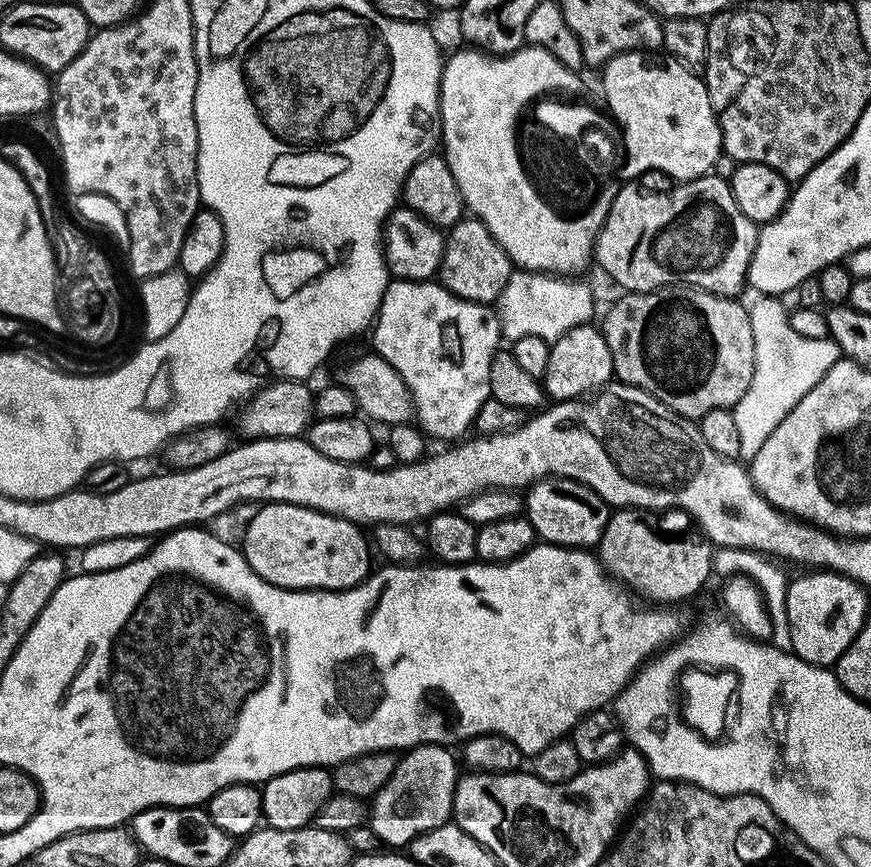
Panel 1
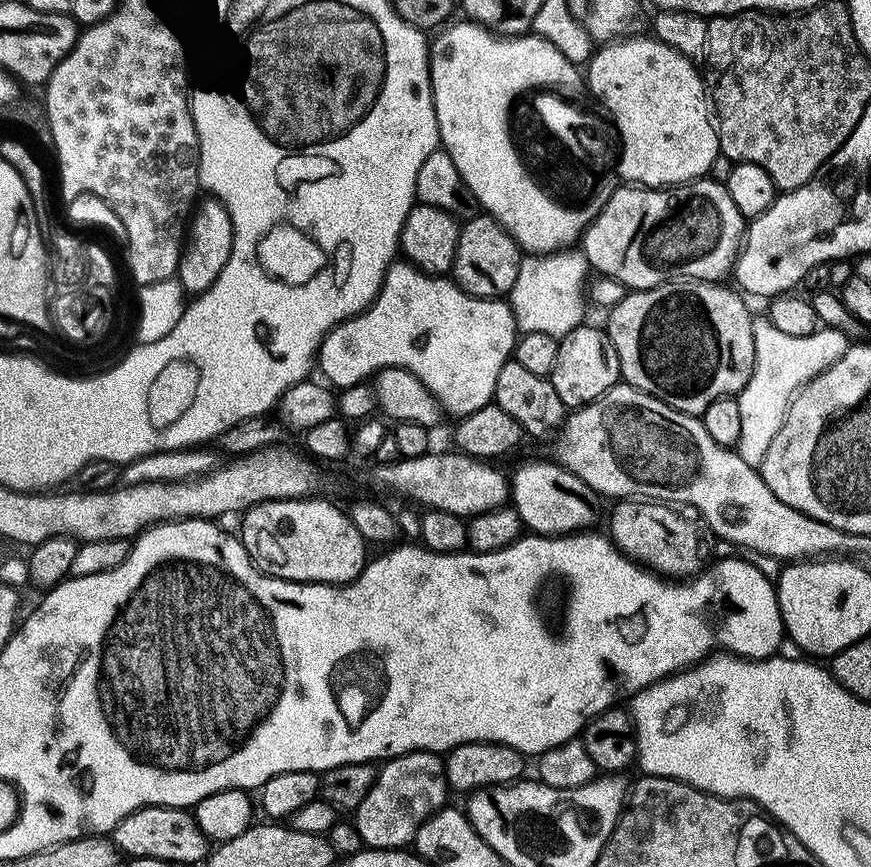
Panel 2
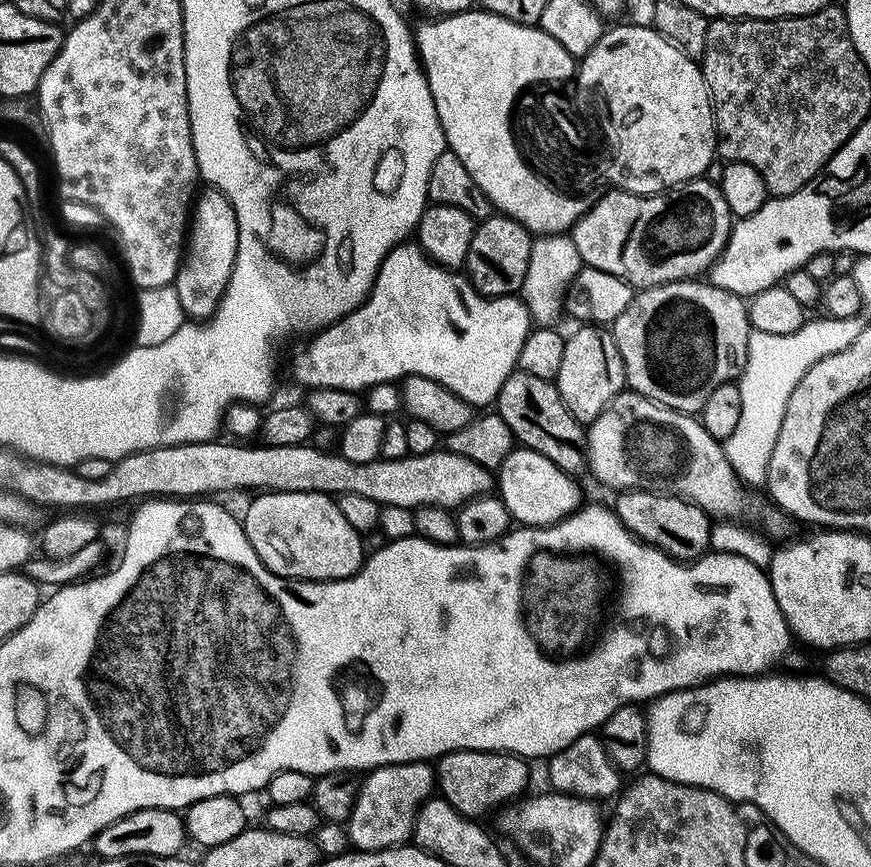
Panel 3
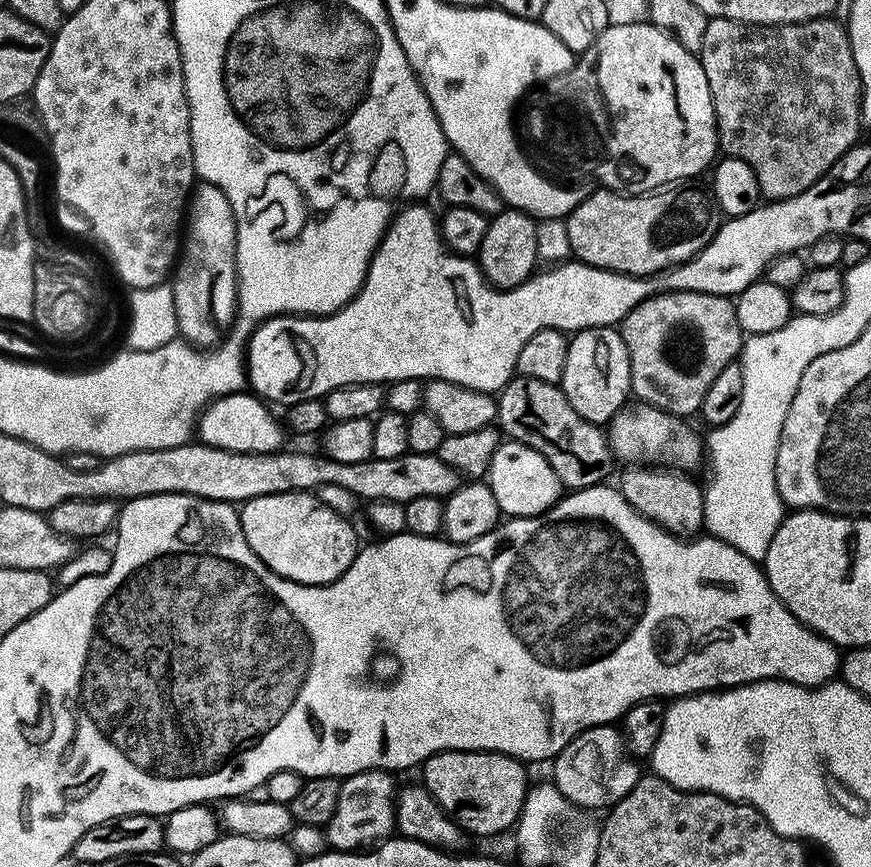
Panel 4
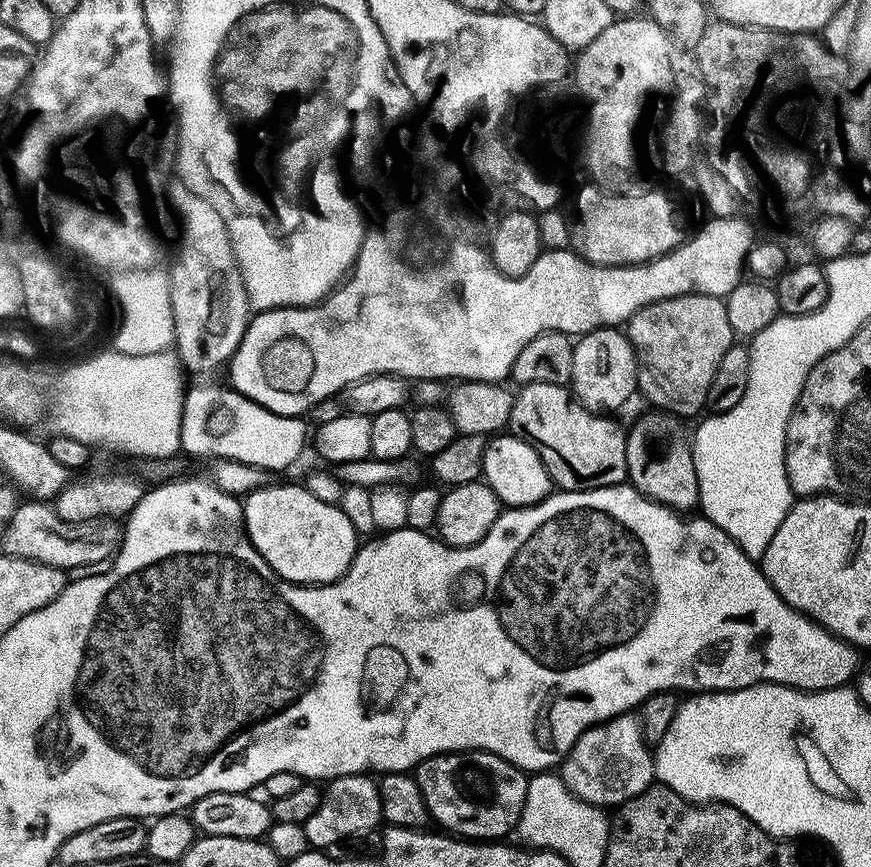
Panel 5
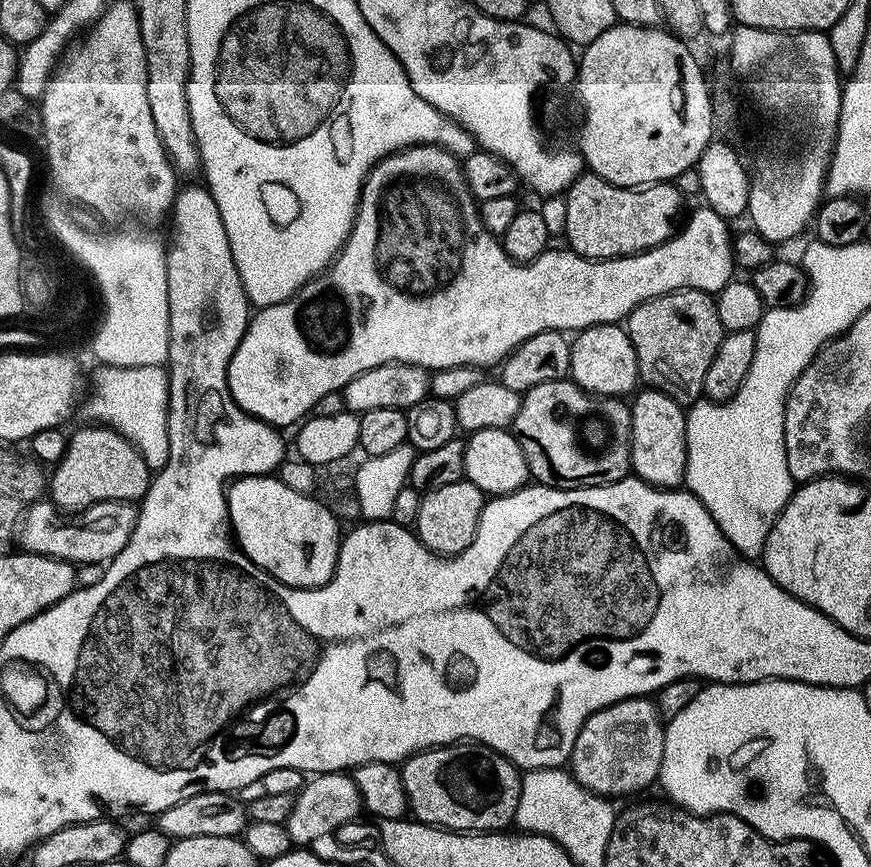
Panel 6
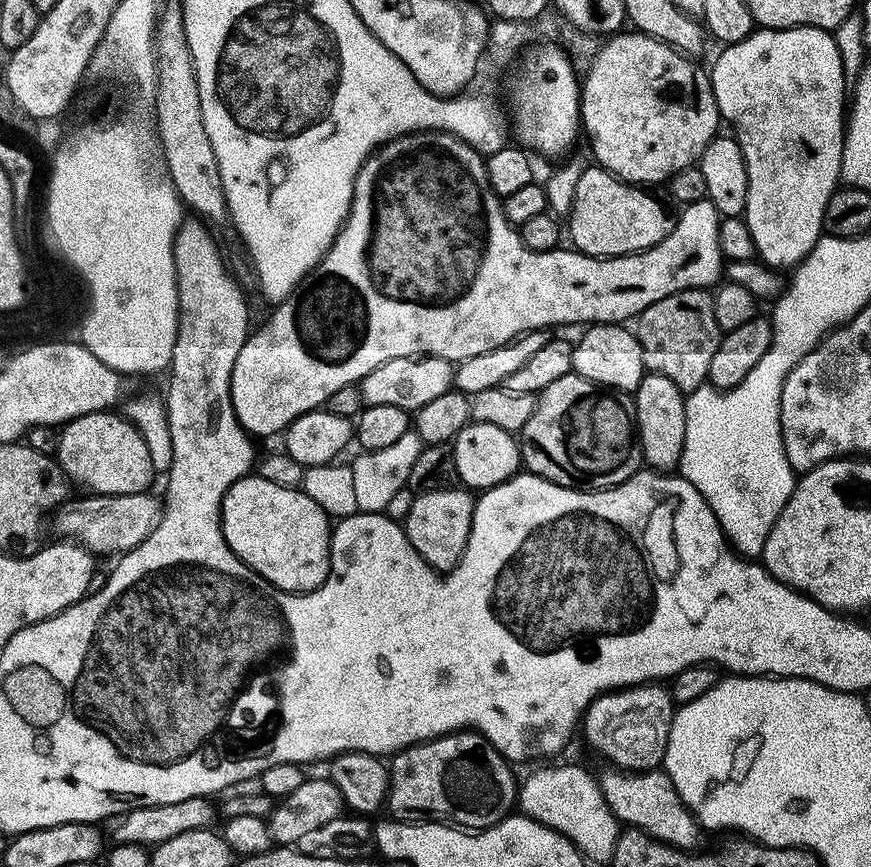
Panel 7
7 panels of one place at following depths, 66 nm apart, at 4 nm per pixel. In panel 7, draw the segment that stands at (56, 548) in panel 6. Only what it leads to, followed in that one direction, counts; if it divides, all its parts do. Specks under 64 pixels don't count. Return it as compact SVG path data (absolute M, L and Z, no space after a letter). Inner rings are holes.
M129 491L113 496L85 495L85 500L71 503L55 513L57 537L79 542L93 554L116 552L123 554L138 547L155 530L162 515L162 504L148 492Z

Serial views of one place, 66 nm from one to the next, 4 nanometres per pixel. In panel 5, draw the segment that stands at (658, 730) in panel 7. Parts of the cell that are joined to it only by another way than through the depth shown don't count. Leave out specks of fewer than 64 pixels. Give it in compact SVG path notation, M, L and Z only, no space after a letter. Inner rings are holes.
M635 715L614 716L595 724L580 735L578 742L570 746L560 761L558 775L572 793L582 798L582 802L612 810L652 786L654 752L644 741L640 721Z

